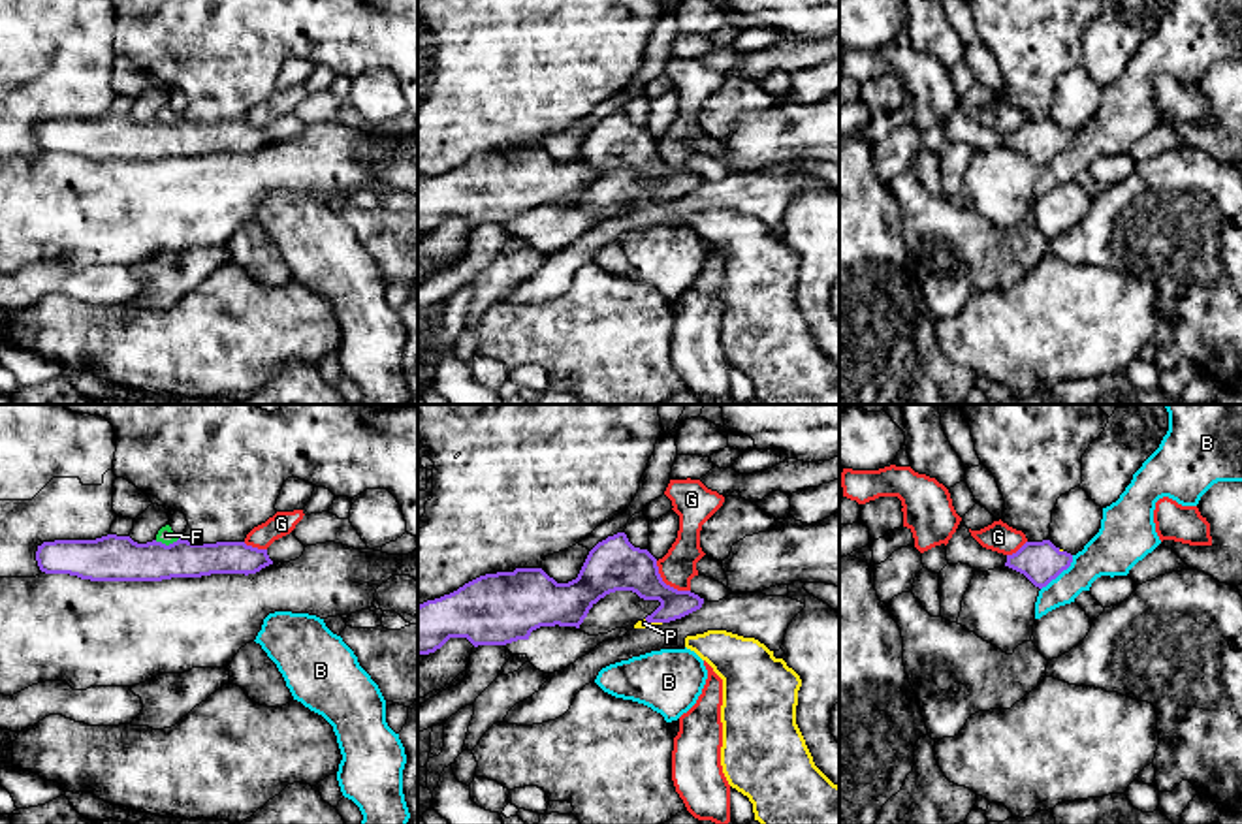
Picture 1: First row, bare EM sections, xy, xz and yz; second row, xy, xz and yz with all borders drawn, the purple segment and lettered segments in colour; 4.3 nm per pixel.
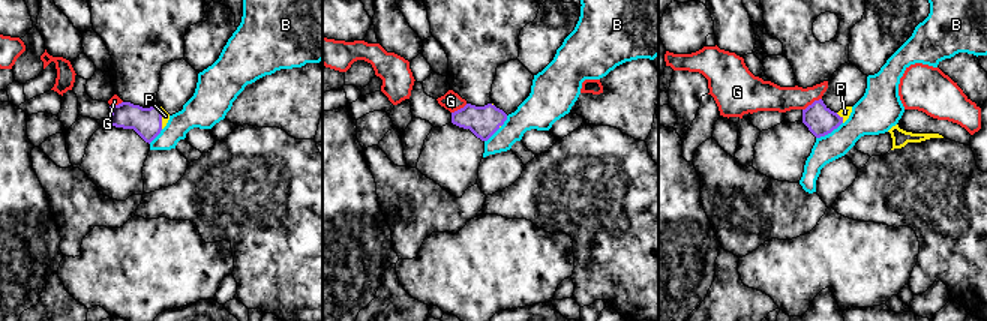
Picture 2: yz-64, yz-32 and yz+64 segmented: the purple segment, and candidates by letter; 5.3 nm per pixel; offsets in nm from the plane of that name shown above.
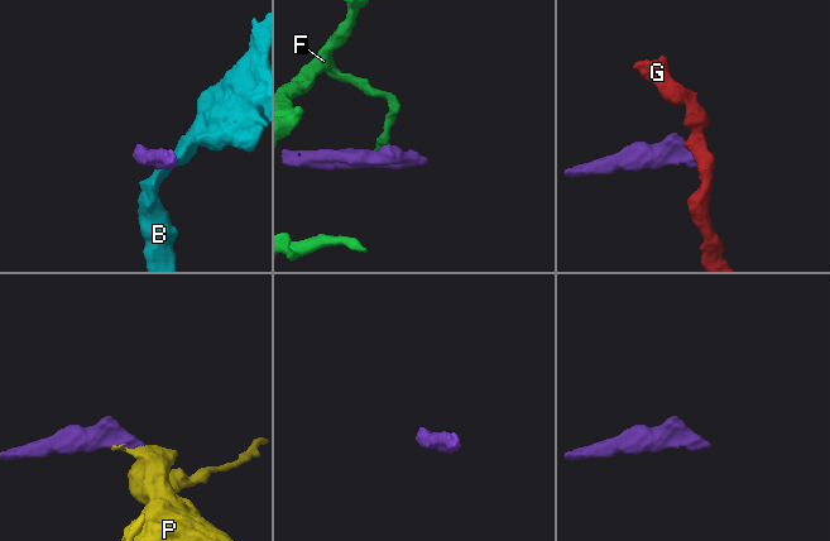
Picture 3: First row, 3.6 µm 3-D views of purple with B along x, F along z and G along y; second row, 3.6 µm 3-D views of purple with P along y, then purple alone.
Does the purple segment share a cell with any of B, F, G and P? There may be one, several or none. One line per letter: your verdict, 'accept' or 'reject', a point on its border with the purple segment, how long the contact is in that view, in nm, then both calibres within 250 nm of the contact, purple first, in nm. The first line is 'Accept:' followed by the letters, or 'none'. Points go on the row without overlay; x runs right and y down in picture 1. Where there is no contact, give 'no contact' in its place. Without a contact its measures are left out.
Accept: P
B: reject; meets purple in yz at (1060, 151); contact 200 nm long; 180 nm thick on the purple side, 200 nm on the other
F: reject; meets purple in xy at (164, 123); contact 110 nm long; 200 nm thick on the purple side, 70 nm on the other
G: reject; meets purple in xz at (665, 162); contact 200 nm long; 220 nm thick on the purple side, 160 nm on the other
P: accept; meets purple in xz at (653, 200); contact 80 nm long; 190 nm thick on the purple side, 40 nm on the other

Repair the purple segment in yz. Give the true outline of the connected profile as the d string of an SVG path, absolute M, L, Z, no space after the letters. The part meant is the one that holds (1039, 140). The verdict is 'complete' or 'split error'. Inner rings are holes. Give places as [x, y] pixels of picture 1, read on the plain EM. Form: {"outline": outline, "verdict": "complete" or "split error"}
{"outline": "M1050 119L1026 120L1016 132L1007 134L1005 145L1024 152L1043 167L1073 141L1073 134L1056 126Z", "verdict": "complete"}

